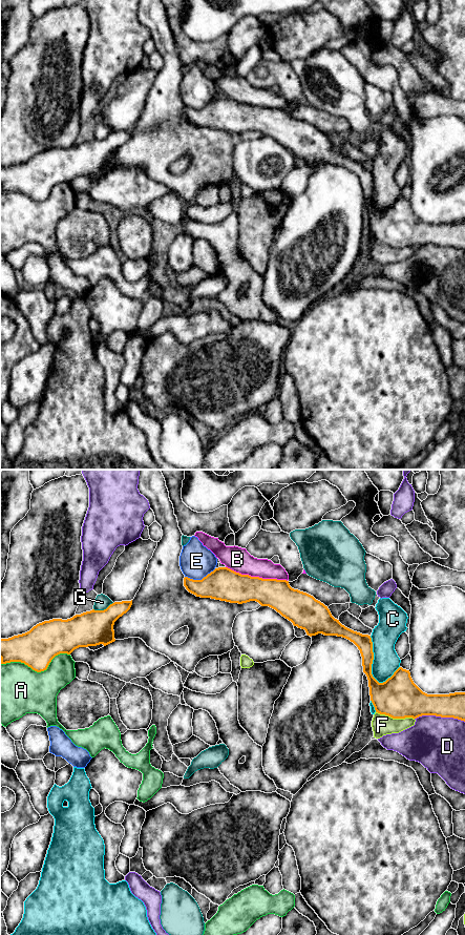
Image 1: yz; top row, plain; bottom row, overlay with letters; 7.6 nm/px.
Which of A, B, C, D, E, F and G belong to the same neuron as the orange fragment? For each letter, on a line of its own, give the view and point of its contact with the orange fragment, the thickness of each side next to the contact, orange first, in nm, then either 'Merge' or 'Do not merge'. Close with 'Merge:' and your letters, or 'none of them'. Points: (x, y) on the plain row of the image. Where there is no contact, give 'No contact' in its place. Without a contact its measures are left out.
A: Touches orange at yz (36, 200). Thickness 300 nm (orange) against 420 nm. Do not merge
B: Touches orange at yz (256, 106). Thickness 260 nm (orange) against 190 nm. Merge
C: Touches orange at yz (372, 190). Thickness 160 nm (orange) against 200 nm. Do not merge
D: Touches orange at yz (440, 245). Thickness 240 nm (orange) against 400 nm. Do not merge
E: Touches orange at yz (199, 109). Thickness 260 nm (orange) against 260 nm. Do not merge
F: Touches orange at yz (395, 247). Thickness 320 nm (orange) against 160 nm. Do not merge
G: Touches orange at yz (104, 139). Thickness 260 nm (orange) against 110 nm. Do not merge
Merge: B

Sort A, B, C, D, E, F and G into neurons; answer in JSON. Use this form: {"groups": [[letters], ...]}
{"groups": [["A"], ["B"], ["C"], ["D"], ["E"], ["F"], ["G"]]}

